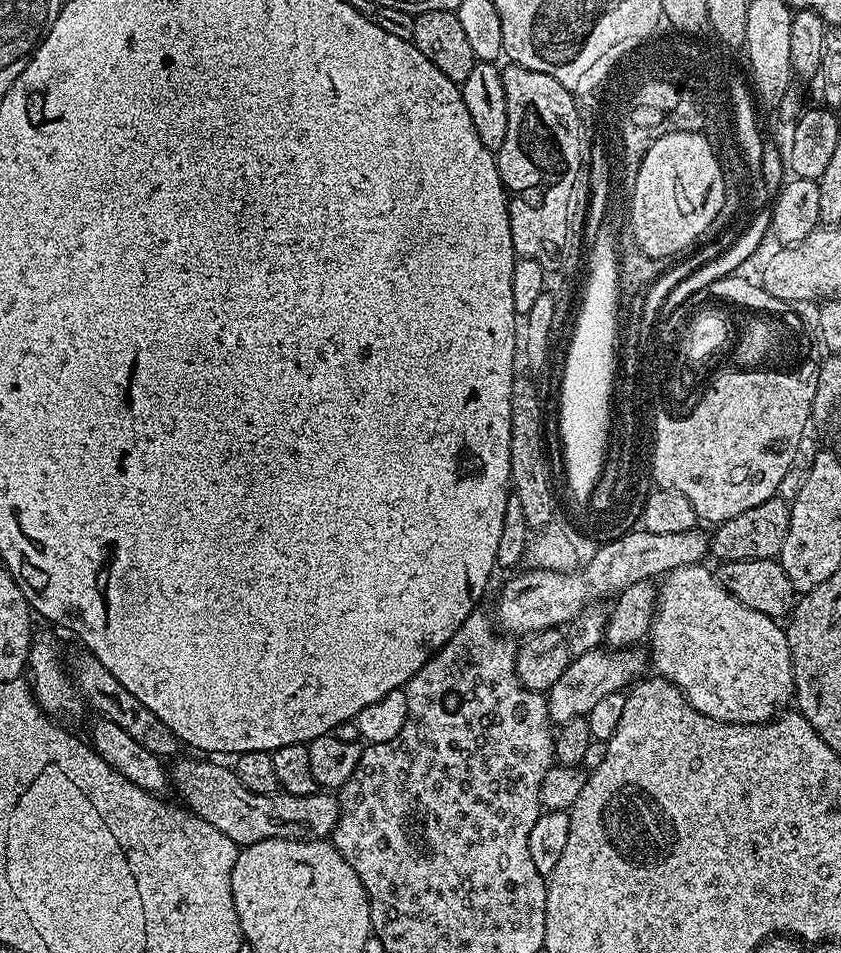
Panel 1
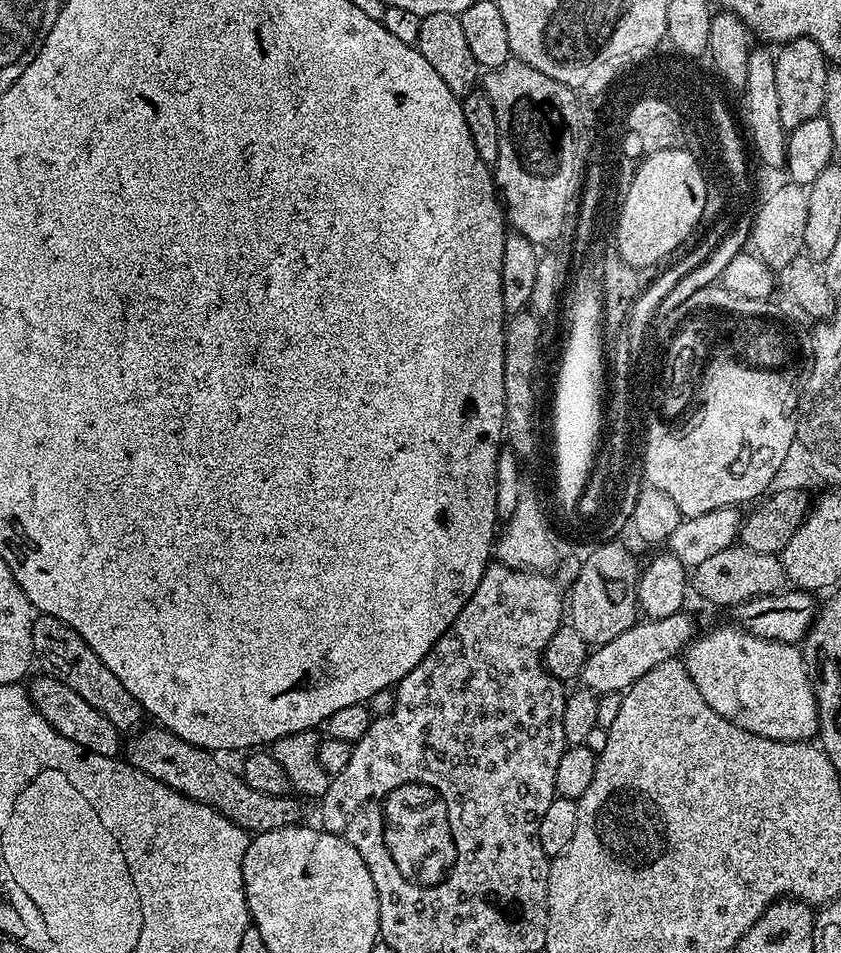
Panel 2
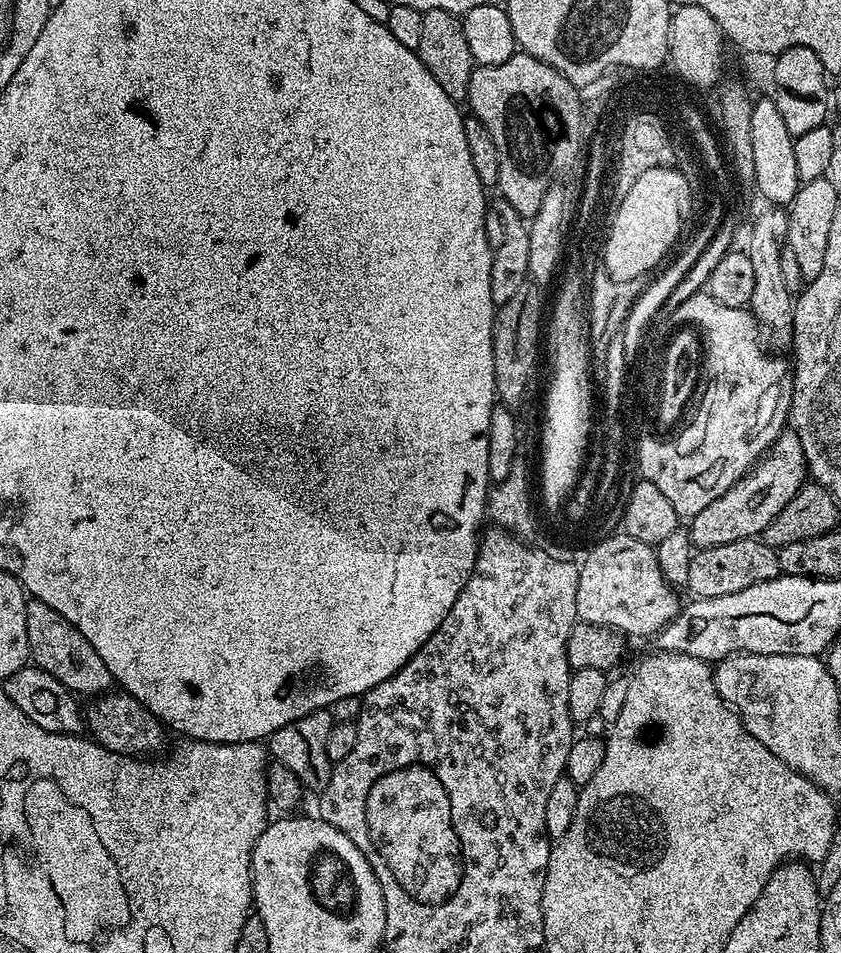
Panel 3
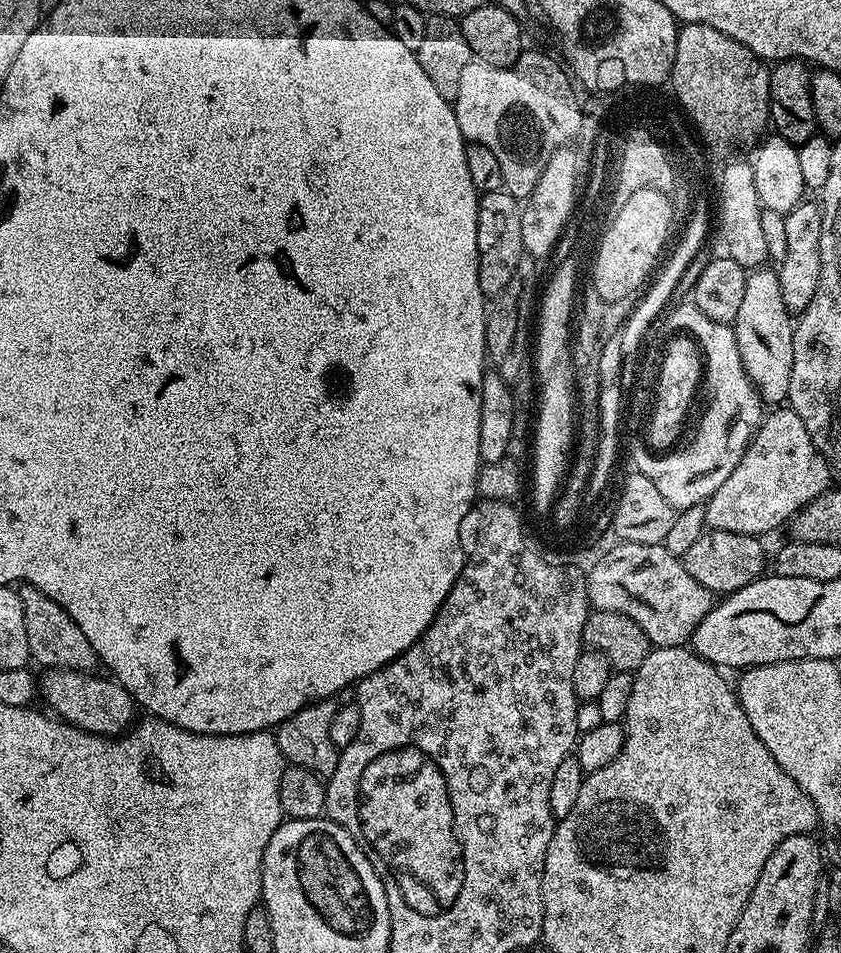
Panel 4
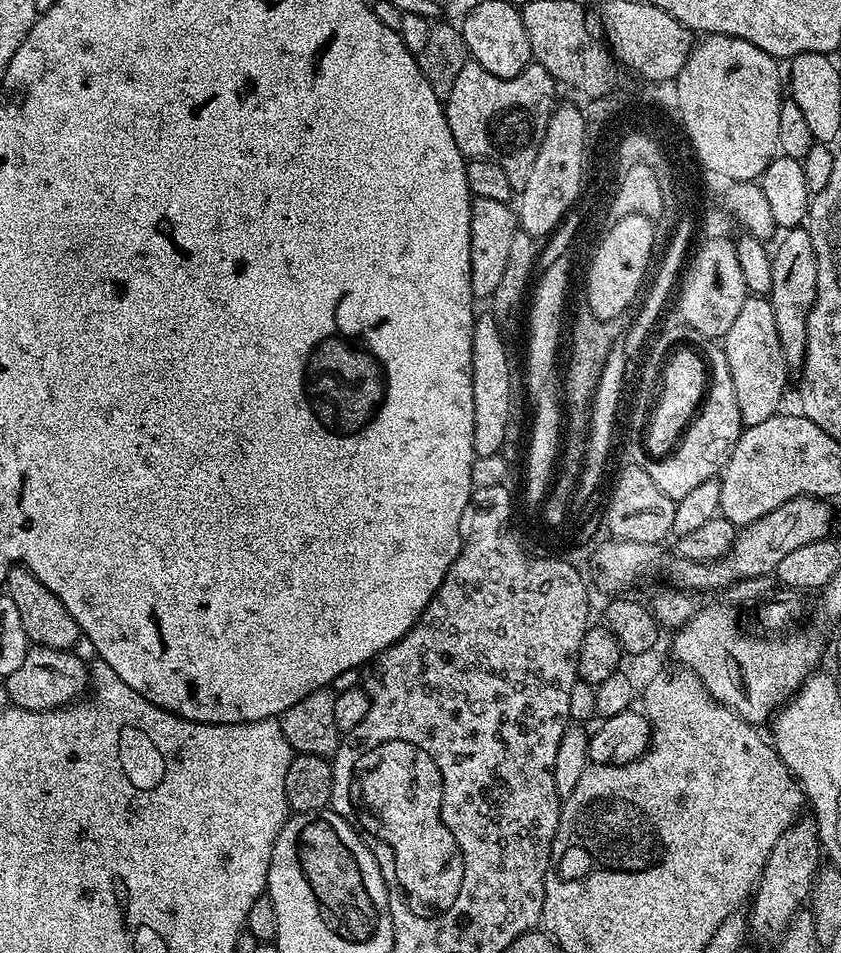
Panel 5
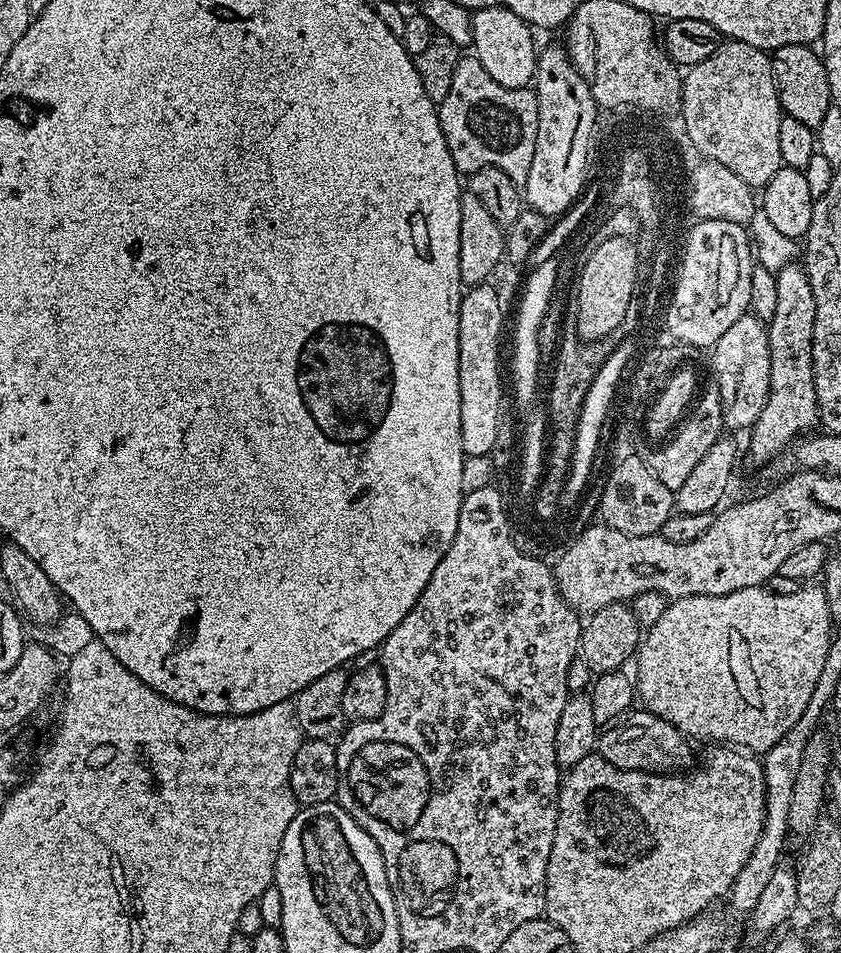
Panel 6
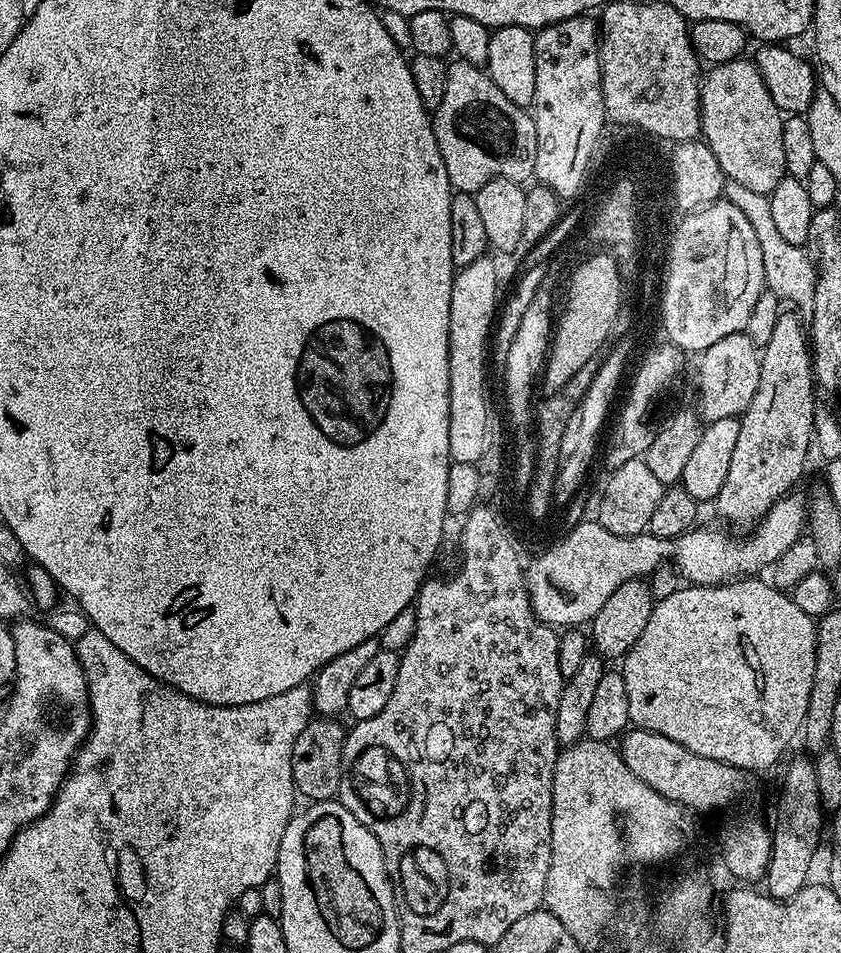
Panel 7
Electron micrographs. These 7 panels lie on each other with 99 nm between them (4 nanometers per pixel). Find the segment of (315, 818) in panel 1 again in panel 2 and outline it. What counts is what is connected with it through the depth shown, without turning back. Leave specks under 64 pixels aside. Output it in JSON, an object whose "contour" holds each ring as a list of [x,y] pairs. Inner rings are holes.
{"contour":[[[141,727],[135,734],[129,735],[122,744],[123,759],[138,770],[142,770],[142,774],[150,774],[150,778],[162,782],[168,788],[173,788],[178,794],[215,808],[229,822],[238,825],[249,834],[291,828],[301,823],[299,799],[292,800],[291,795],[258,794],[258,790],[246,786],[237,773],[235,776],[230,769],[223,768],[216,761],[219,759],[207,748],[194,746],[166,728],[151,727]]]}

